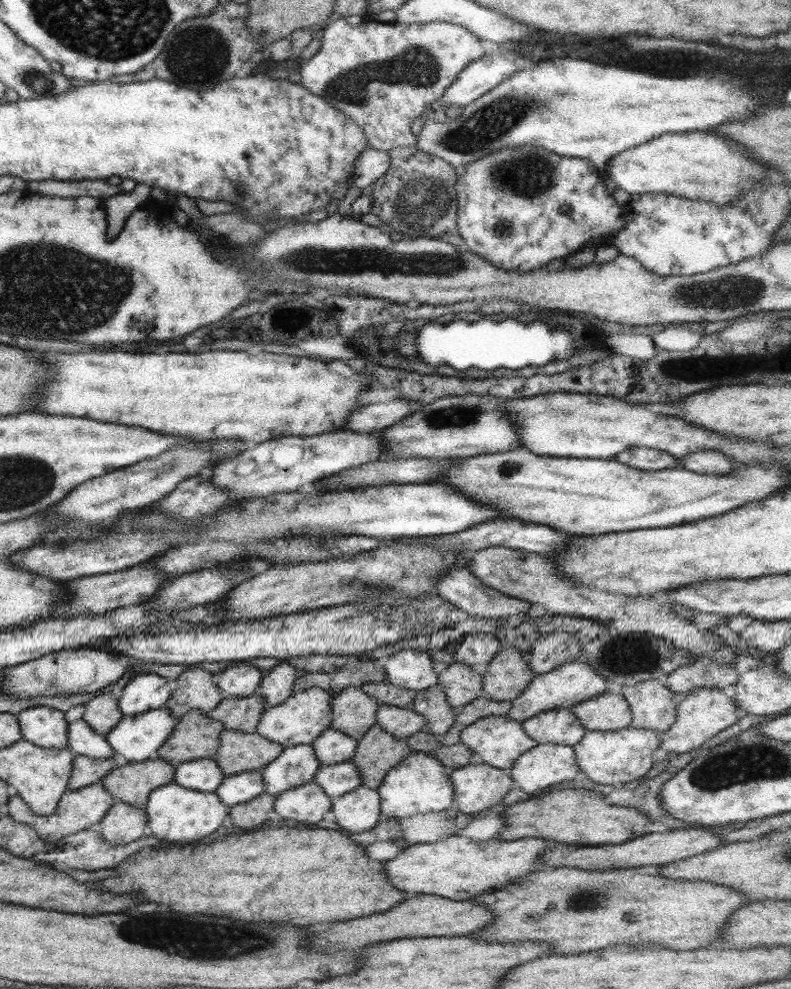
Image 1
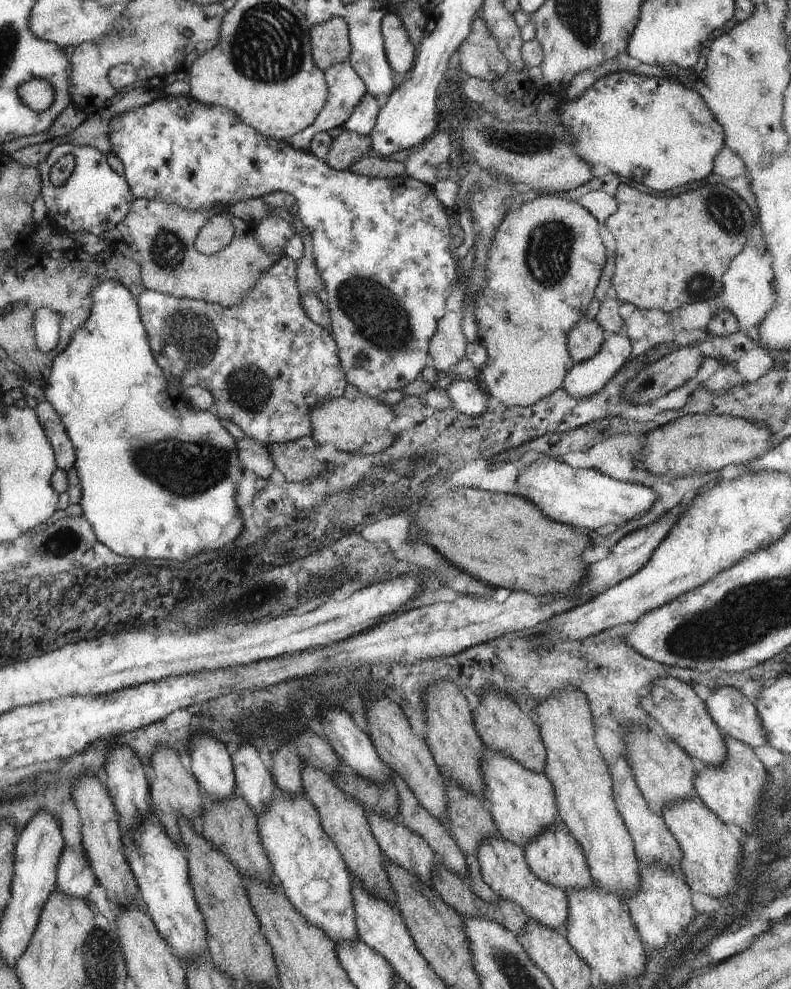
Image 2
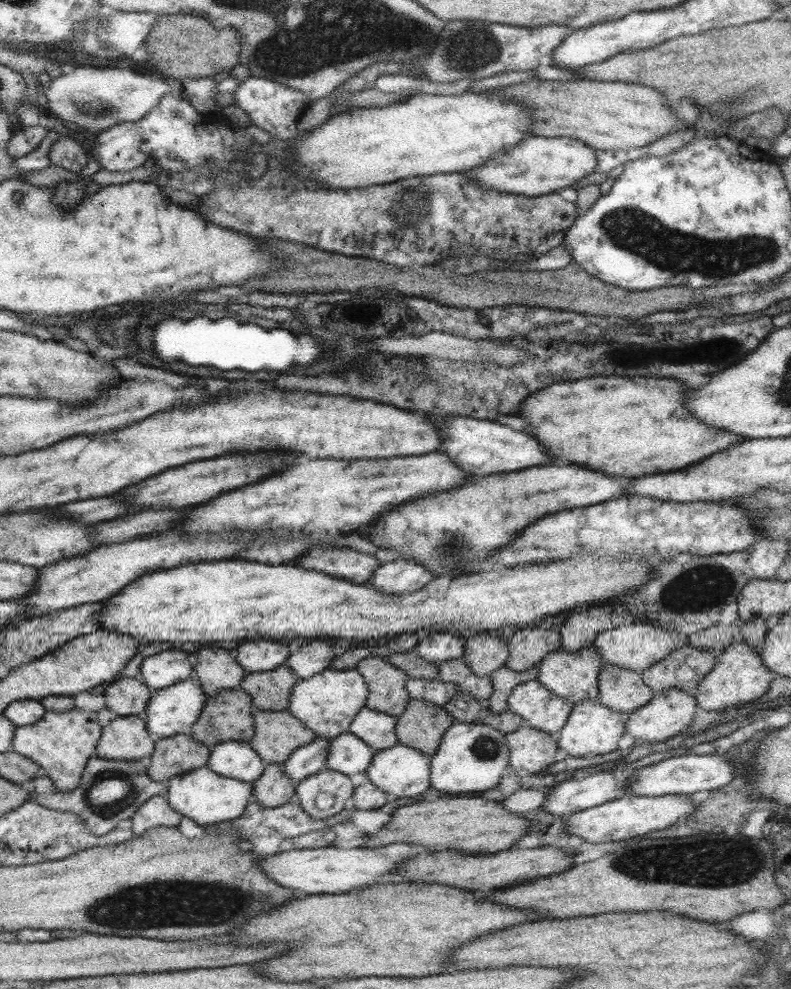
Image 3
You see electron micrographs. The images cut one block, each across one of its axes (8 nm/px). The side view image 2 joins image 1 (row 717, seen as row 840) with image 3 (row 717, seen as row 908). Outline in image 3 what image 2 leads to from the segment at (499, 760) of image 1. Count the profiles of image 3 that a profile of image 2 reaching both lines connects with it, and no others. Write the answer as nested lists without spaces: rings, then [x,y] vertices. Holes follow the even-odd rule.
[[[538,679],[517,684],[508,699],[508,711],[519,714],[524,725],[551,734],[555,741],[560,738],[572,707],[572,703],[545,689]]]

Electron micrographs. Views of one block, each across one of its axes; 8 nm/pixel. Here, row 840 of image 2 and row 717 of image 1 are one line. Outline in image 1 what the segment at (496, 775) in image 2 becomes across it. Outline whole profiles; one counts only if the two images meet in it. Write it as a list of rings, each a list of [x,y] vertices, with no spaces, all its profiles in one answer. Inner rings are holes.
[[[584,660],[567,662],[550,672],[534,674],[530,684],[518,695],[518,698],[512,699],[509,712],[506,714],[512,720],[521,723],[527,718],[533,717],[545,710],[554,710],[555,708],[571,709],[576,703],[588,700],[598,696],[607,690],[607,680],[603,679],[589,664]]]

